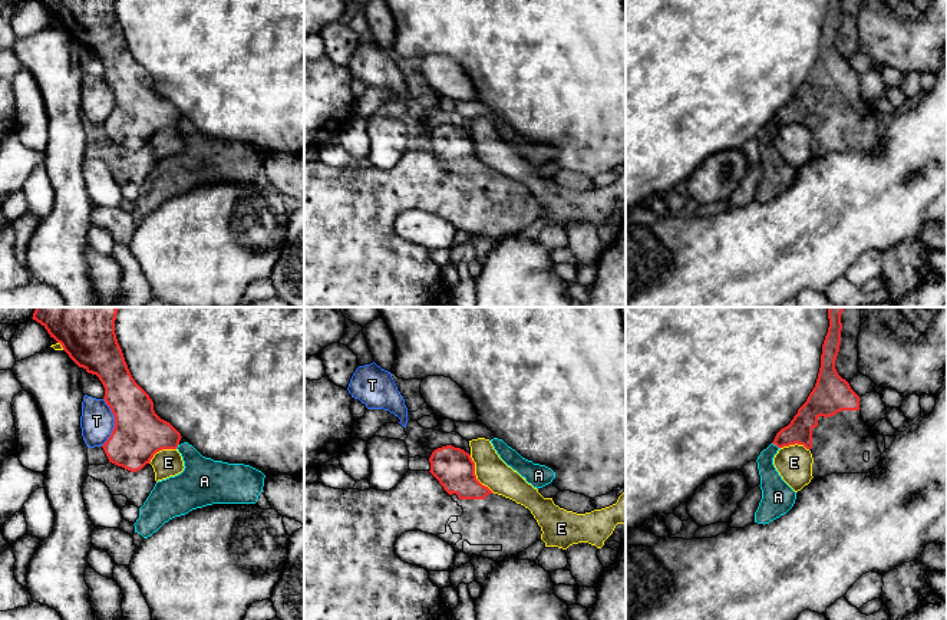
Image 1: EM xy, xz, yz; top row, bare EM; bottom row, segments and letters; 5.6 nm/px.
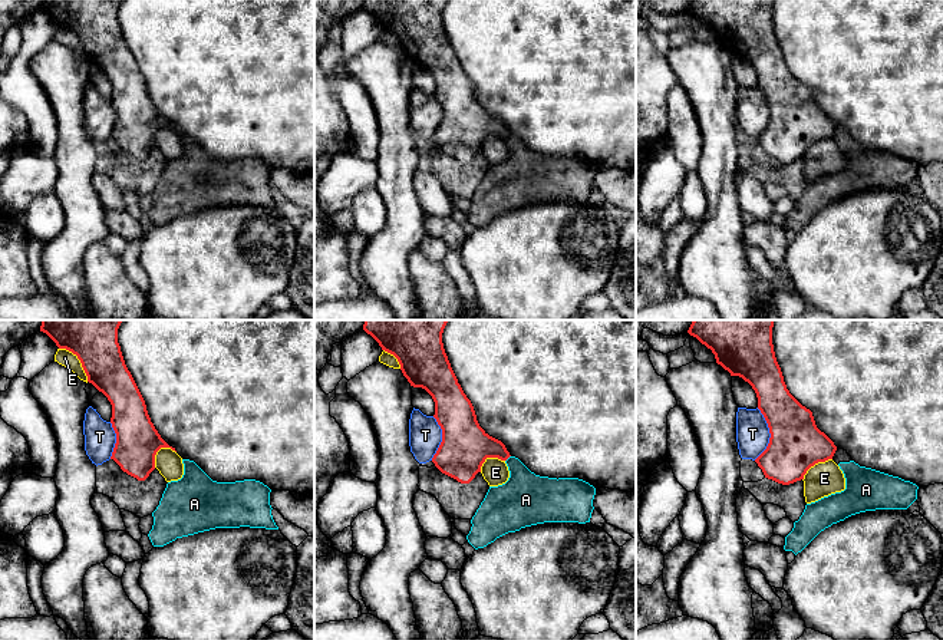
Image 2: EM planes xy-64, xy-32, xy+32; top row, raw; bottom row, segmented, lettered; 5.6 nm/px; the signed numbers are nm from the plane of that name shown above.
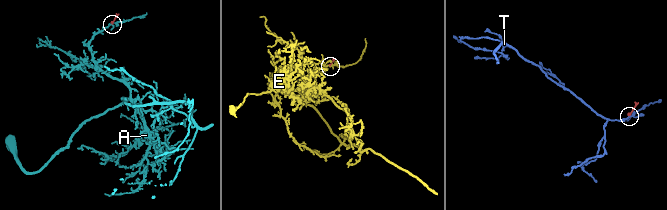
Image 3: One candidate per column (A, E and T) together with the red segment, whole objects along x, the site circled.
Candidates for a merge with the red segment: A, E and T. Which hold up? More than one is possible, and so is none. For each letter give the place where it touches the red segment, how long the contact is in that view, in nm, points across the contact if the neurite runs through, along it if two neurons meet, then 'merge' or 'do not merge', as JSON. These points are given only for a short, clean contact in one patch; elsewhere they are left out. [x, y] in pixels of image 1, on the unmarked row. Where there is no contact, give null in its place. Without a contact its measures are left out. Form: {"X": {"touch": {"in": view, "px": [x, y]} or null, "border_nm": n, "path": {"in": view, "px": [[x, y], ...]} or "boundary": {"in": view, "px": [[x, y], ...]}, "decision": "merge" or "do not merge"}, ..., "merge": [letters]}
{"A": {"touch": {"in": "yz", "px": [776, 124]}, "border_nm": 60, "boundary": {"in": "yz", "px": [[772, 121], [779, 127]]}, "decision": "do not merge"}, "E": {"touch": {"in": "xz", "px": [475, 154]}, "border_nm": 260, "decision": "do not merge"}, "T": {"touch": {"in": "xy", "px": [115, 101]}, "border_nm": 260, "decision": "do not merge"}, "merge": []}

